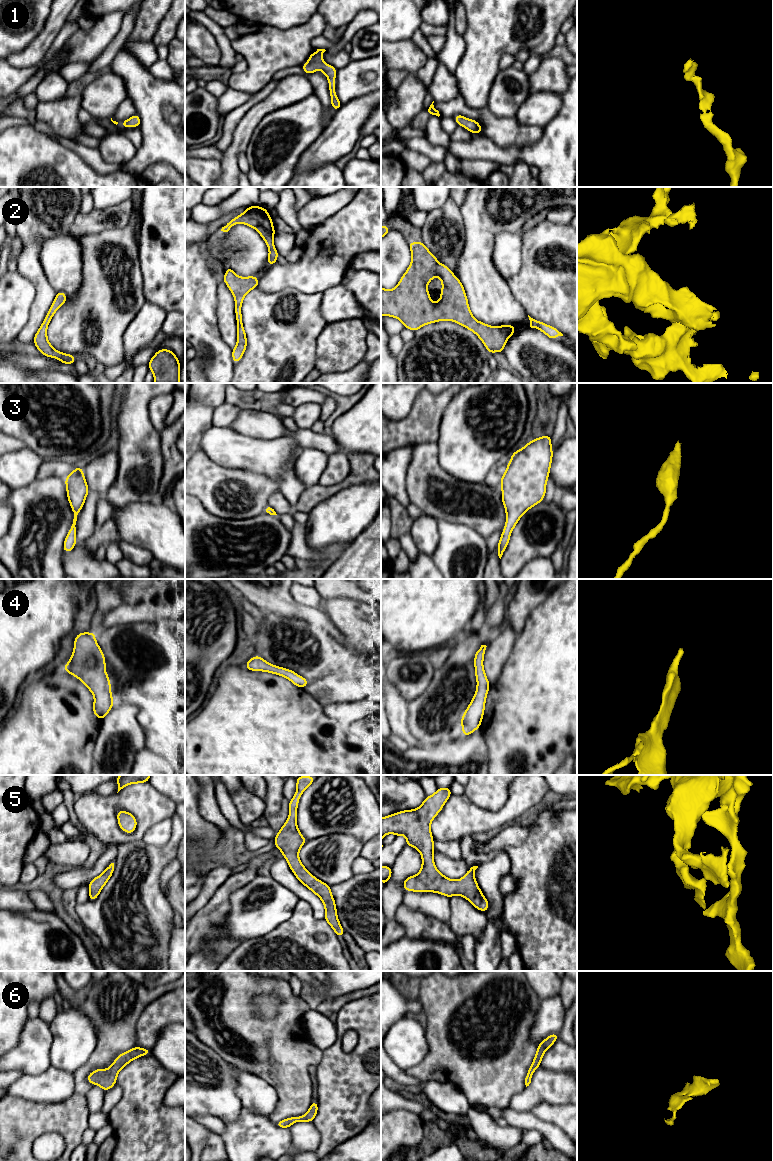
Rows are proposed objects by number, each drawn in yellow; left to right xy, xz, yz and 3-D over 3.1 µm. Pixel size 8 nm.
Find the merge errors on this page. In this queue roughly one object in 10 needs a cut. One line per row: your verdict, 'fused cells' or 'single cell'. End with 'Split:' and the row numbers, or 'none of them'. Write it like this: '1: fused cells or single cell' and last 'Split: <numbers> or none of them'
1: single cell
2: single cell
3: single cell
4: single cell
5: single cell
6: single cell
Split: none of them

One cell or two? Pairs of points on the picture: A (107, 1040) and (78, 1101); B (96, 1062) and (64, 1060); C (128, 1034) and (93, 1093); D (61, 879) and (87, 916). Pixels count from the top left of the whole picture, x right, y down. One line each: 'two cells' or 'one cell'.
A: two cells
B: two cells
C: two cells
D: two cells

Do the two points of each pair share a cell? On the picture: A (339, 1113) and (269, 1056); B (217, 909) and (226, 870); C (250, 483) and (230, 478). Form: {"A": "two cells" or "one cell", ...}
{"A": "two cells", "B": "two cells", "C": "one cell"}

